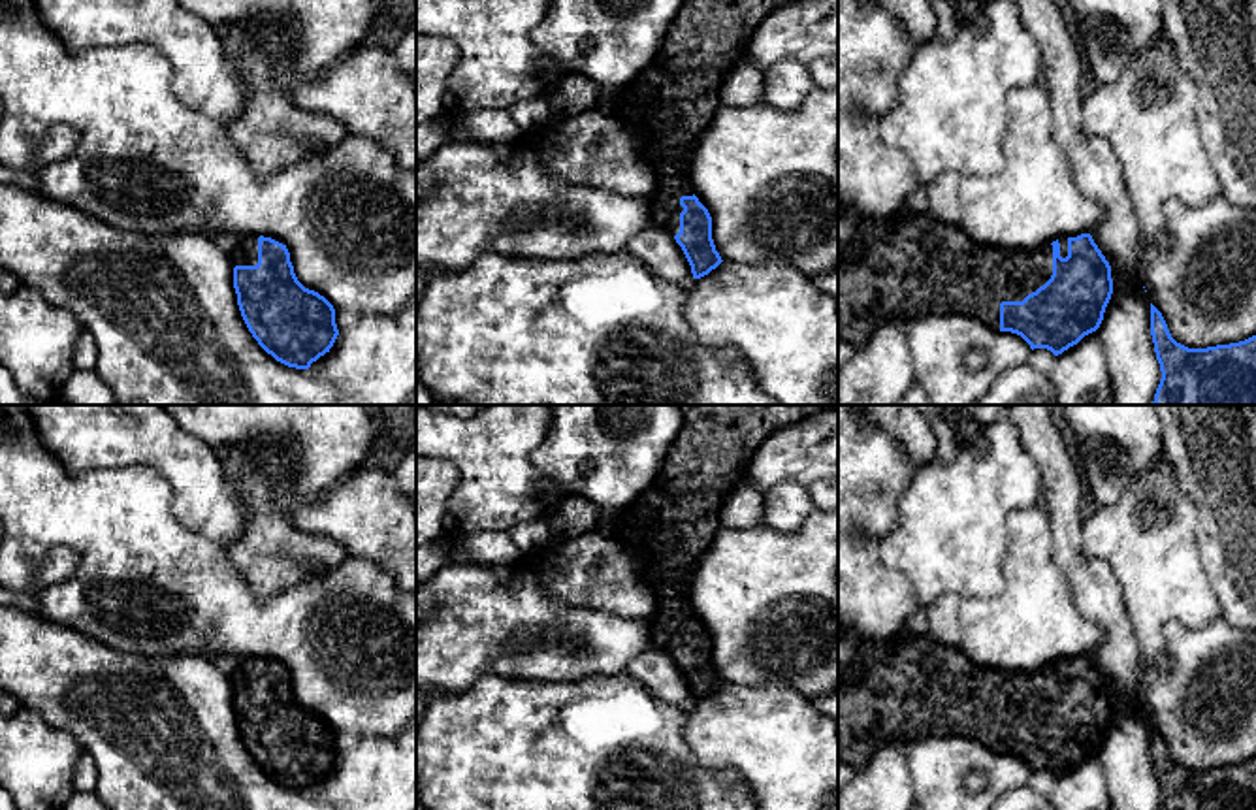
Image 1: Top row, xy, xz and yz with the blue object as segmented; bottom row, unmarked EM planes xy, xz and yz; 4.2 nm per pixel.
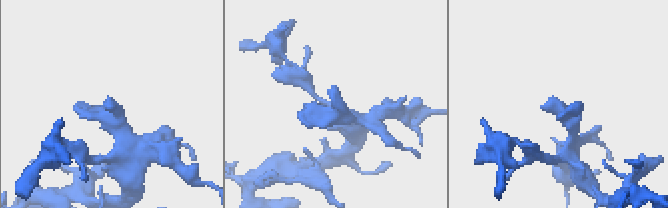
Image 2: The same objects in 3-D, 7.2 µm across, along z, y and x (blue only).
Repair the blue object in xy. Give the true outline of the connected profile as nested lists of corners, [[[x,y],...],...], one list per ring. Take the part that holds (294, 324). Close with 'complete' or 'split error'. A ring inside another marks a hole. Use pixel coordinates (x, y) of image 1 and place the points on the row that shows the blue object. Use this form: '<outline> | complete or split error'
[[[245,235],[228,252],[241,316],[267,354],[288,367],[309,369],[330,352],[339,335],[335,309],[298,281],[286,245]]] | split error

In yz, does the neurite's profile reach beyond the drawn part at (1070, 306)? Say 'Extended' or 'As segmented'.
Extended

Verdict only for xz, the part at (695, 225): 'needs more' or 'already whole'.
needs more

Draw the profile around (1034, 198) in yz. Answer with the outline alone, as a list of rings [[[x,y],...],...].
[[[1039,81],[1011,90],[1007,113],[1004,166],[990,175],[962,177],[958,226],[975,243],[1006,251],[1092,234],[1105,211],[1081,192],[1068,154],[1051,134],[1047,87]]]

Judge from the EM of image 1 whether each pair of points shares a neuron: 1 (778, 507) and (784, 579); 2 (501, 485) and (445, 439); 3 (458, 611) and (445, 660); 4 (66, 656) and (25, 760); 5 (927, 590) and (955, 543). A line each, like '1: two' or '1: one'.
1: two
2: one
3: one
4: two
5: one

